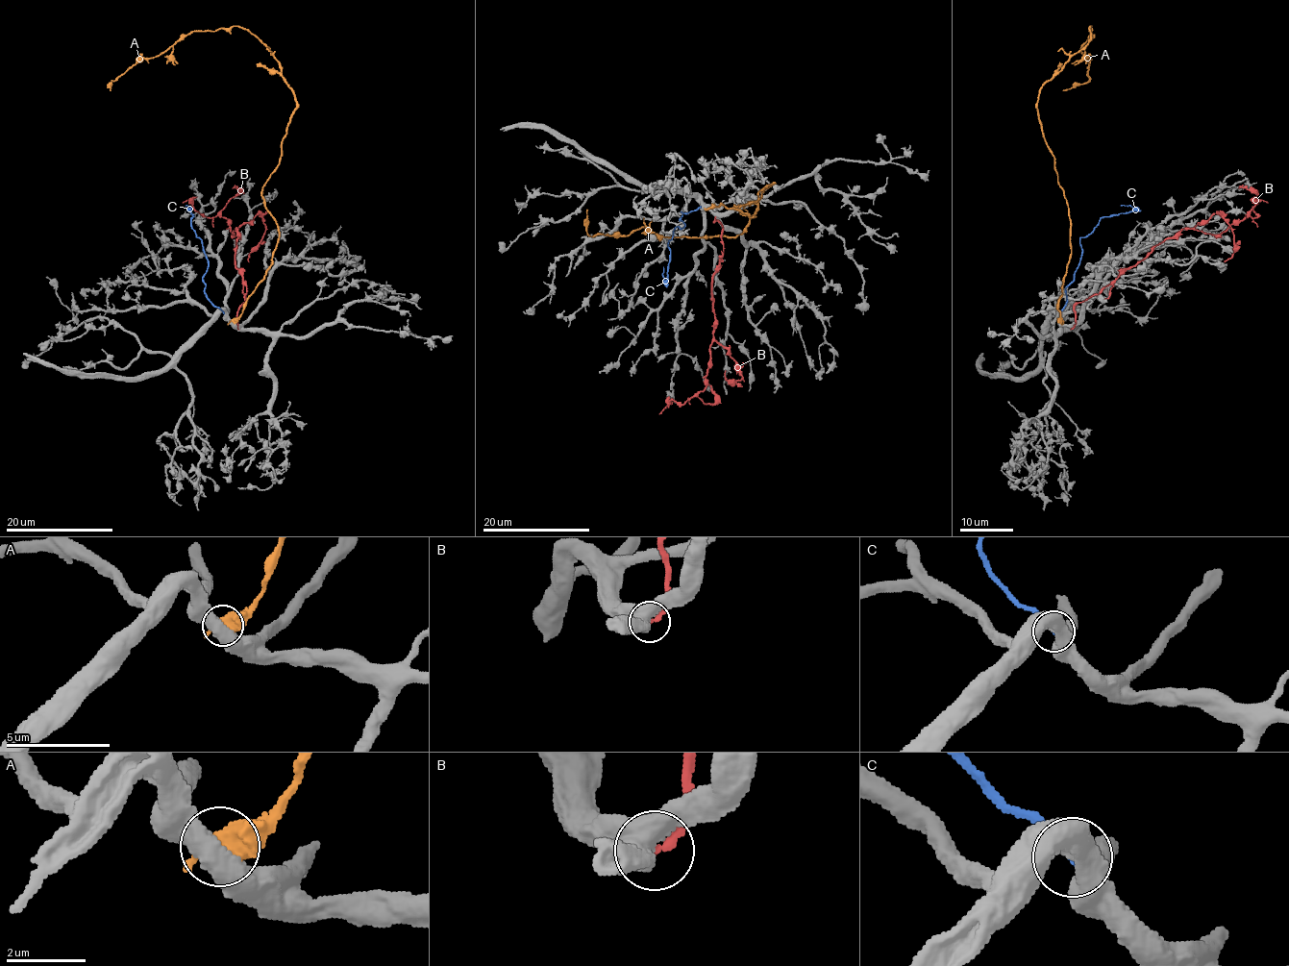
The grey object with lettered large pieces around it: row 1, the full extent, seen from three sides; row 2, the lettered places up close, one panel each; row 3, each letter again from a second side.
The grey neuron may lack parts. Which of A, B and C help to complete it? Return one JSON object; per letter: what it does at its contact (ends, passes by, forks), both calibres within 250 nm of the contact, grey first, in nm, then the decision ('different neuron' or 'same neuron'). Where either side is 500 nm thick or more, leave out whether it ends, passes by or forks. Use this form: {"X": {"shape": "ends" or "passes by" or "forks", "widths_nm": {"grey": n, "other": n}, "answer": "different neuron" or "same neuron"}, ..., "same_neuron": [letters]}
{"A": {"widths_nm": {"grey": 600, "other": 600}, "answer": "different neuron"}, "B": {"shape": "ends", "widths_nm": {"grey": 480, "other": 240}, "answer": "different neuron"}, "C": {"shape": "ends", "widths_nm": {"grey": 480, "other": 240}, "answer": "different neuron"}, "same_neuron": []}

